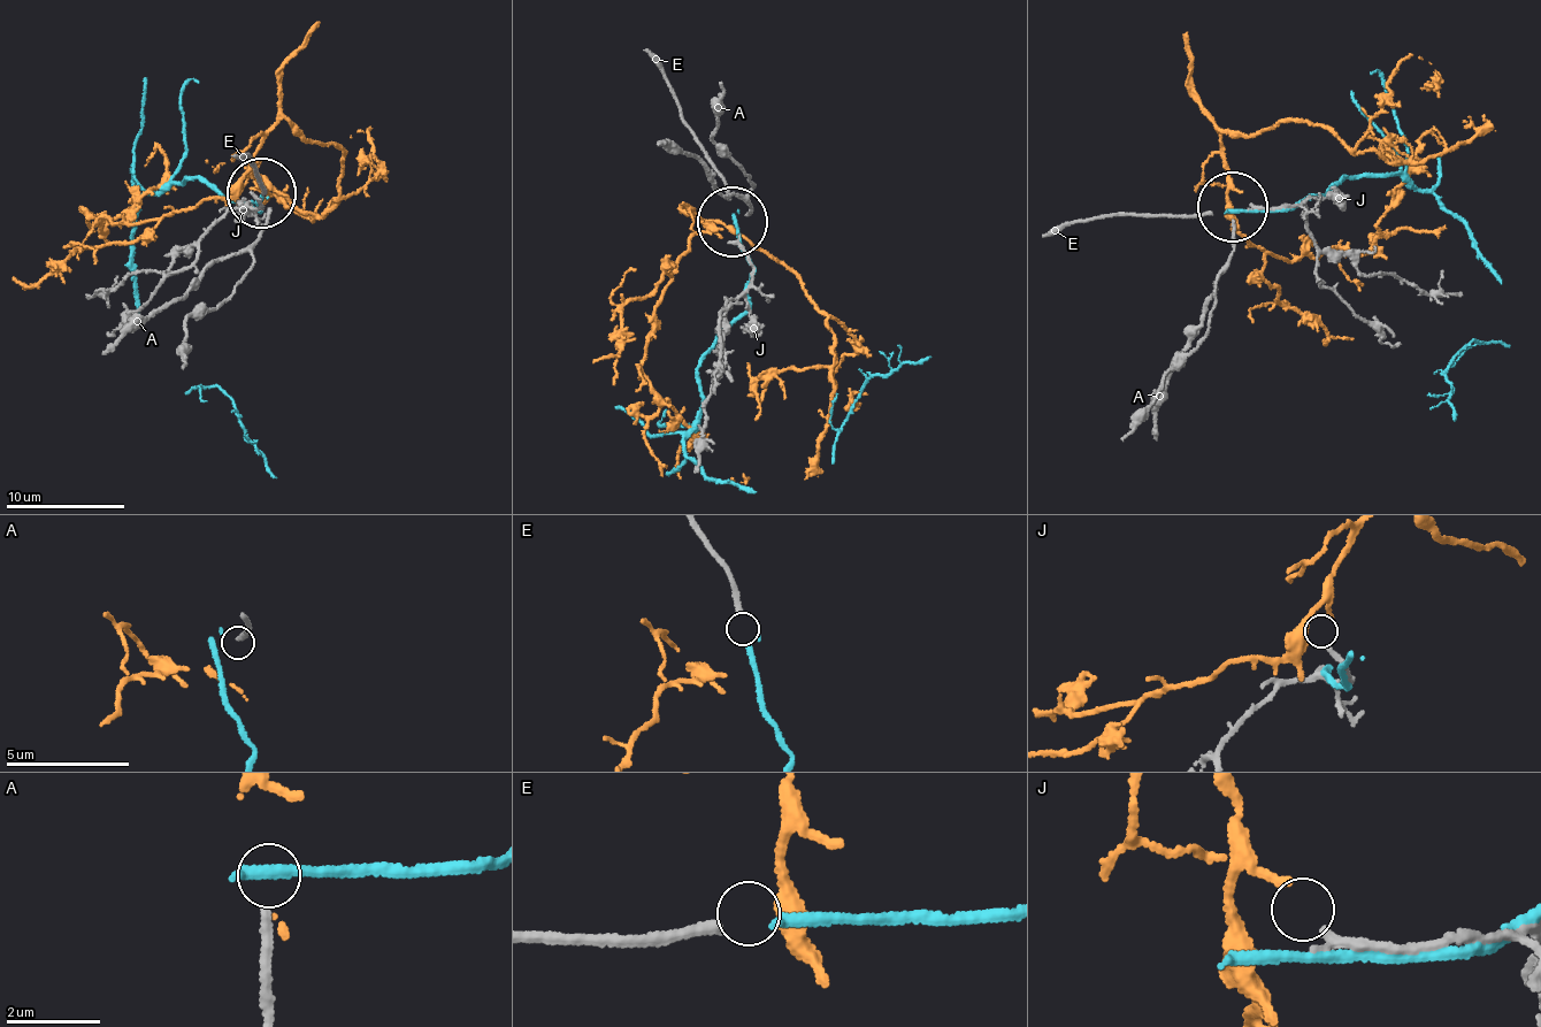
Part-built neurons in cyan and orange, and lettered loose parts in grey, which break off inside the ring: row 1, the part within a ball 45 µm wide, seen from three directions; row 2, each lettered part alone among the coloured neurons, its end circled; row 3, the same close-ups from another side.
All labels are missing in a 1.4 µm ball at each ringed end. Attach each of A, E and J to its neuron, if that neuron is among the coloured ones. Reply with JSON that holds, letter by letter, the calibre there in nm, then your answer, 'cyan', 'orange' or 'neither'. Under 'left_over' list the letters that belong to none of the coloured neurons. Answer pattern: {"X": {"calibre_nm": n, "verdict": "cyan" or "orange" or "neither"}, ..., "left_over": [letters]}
{"A": {"calibre_nm": 200, "verdict": "neither"}, "E": {"calibre_nm": 260, "verdict": "cyan"}, "J": {"calibre_nm": 160, "verdict": "orange"}, "left_over": ["A"]}

